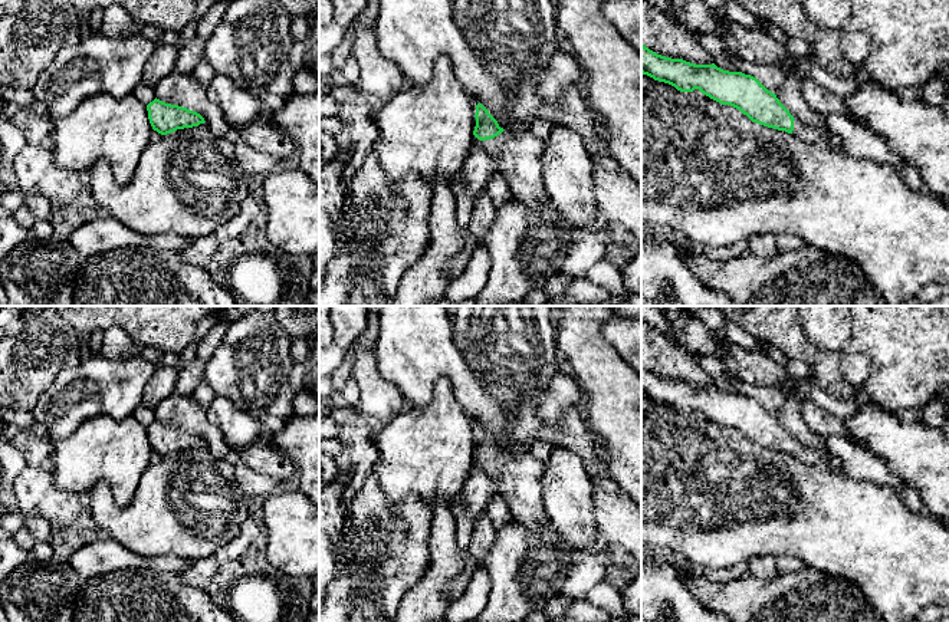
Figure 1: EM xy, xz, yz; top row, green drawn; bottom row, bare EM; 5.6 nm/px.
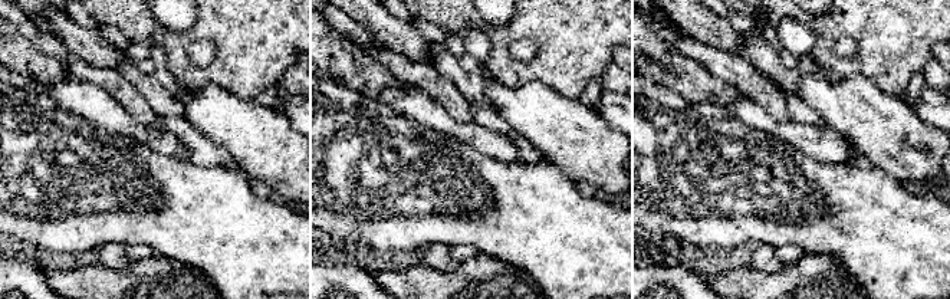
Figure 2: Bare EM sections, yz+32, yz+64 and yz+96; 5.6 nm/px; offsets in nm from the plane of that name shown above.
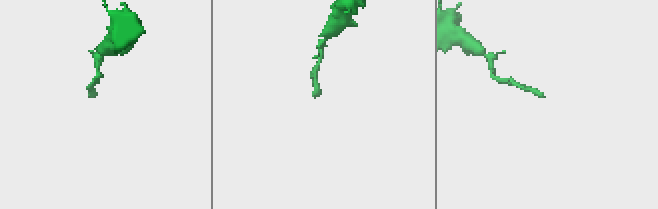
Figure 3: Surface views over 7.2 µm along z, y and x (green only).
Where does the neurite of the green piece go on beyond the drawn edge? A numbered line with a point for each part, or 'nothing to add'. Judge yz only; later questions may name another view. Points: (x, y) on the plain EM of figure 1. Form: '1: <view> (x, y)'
1: yz (804, 453)

